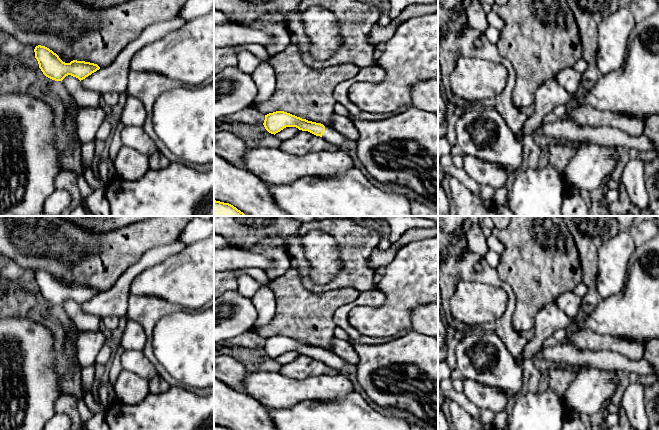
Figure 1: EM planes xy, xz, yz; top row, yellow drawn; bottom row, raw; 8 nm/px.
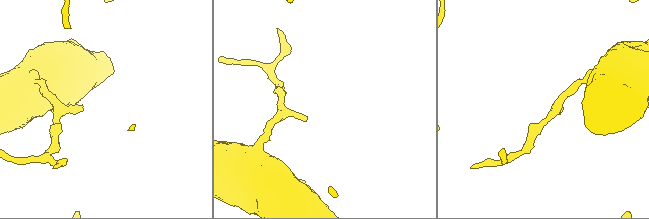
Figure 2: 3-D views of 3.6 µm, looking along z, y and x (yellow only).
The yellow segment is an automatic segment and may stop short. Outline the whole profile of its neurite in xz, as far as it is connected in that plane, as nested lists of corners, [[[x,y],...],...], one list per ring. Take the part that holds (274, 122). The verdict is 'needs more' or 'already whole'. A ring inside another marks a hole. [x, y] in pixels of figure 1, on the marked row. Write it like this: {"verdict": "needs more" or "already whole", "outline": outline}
{"verdict": "needs more", "outline": [[[276,111],[265,115],[263,125],[269,133],[274,135],[286,127],[296,127],[299,130],[308,131],[316,136],[323,137],[338,147],[348,140],[330,127],[325,127],[321,123],[308,121],[284,111]]]}

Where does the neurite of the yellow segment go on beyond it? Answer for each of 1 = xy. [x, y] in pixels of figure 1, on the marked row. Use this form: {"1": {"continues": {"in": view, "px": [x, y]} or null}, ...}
{"1": {"continues": null}}

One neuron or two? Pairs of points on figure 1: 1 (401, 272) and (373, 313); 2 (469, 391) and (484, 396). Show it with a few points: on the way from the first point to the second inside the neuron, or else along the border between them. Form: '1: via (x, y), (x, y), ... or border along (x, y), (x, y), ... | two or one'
1: via (401, 284), (401, 293), (385, 309) | one
2: via (473, 391), (480, 395) | one

